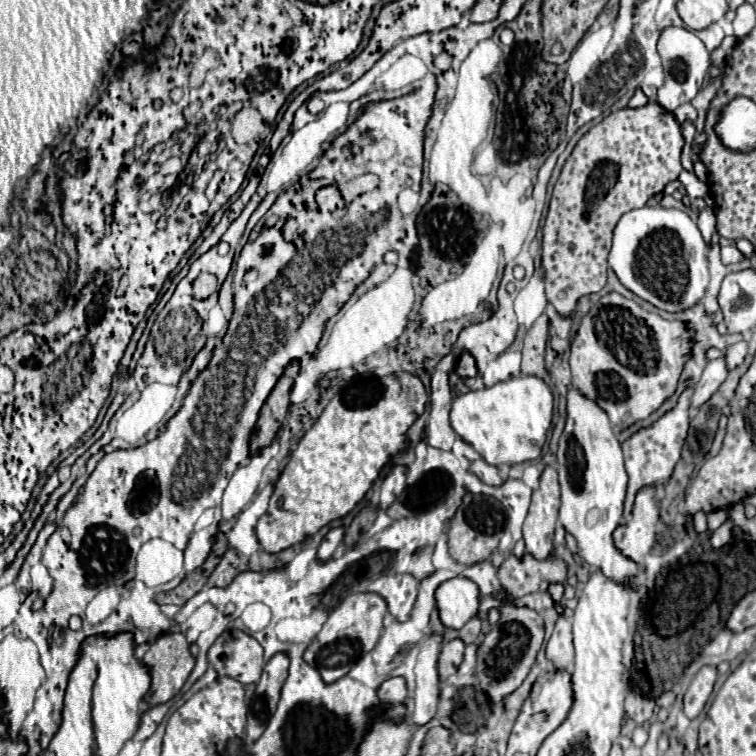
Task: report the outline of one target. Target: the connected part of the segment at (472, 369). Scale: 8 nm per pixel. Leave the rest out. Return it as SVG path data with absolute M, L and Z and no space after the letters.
M461 355L459 361L457 361L457 367L455 367L455 373L457 373L461 379L477 377L477 367L475 367L475 363L473 363L473 357L471 357L471 355Z

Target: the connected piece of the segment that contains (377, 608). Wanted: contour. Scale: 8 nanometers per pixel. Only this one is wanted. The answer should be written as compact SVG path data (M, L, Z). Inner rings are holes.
M353 593L341 601L339 607L335 607L315 637L313 643L309 643L305 651L305 661L319 671L321 679L325 683L333 683L349 673L349 665L359 661L365 653L369 653L383 629L383 617L387 613L387 603L375 593Z

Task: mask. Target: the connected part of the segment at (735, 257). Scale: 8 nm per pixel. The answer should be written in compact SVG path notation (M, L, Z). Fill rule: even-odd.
M731 243L731 245L725 245L725 247L721 247L721 261L723 261L723 265L731 265L731 263L737 263L741 259L741 253L739 253L739 249Z

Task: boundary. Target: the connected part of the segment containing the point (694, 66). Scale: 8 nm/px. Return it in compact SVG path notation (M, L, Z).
M667 27L661 33L657 49L665 69L665 85L659 89L659 105L667 111L675 111L679 105L689 103L697 95L697 91L703 87L707 69L711 65L711 55L705 49L703 41L693 31L681 29L681 27Z

